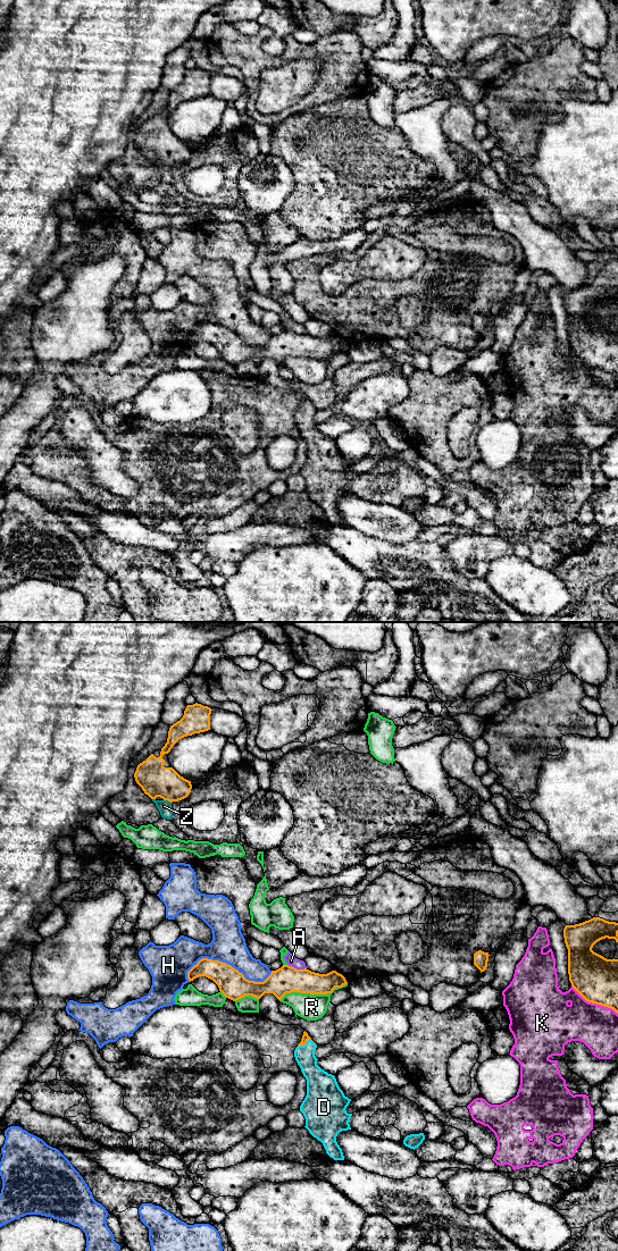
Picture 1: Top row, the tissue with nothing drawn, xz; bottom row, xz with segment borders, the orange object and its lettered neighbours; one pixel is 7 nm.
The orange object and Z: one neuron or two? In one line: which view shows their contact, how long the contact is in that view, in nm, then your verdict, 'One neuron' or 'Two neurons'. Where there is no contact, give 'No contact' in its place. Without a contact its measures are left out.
Touches orange in xz. Shared border 60 nm. One neuron

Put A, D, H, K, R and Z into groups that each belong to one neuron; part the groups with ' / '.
A / D Z / H / K / R

